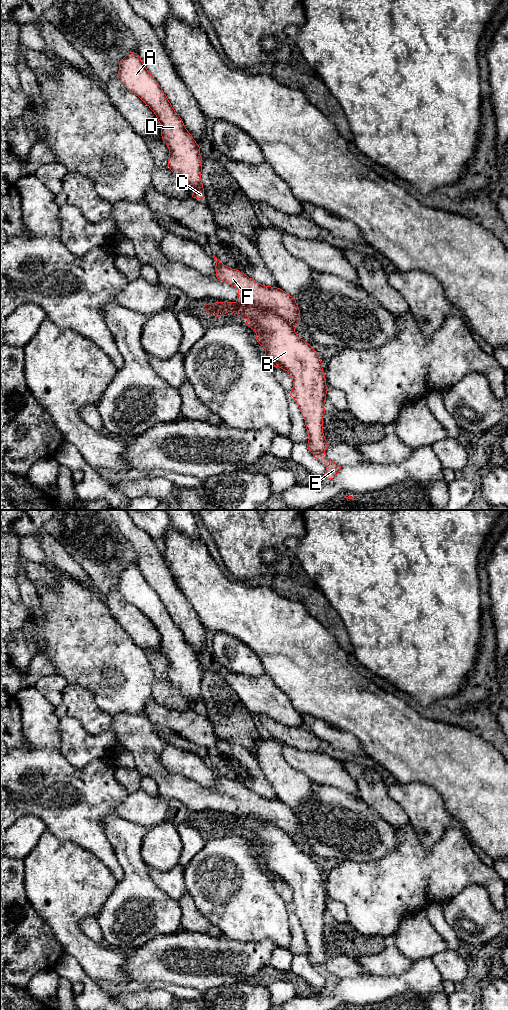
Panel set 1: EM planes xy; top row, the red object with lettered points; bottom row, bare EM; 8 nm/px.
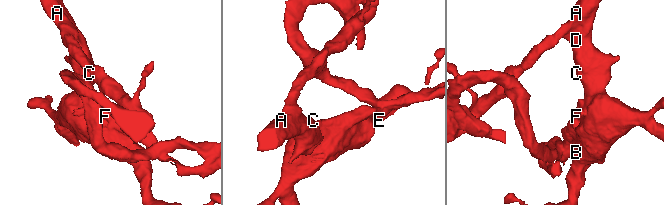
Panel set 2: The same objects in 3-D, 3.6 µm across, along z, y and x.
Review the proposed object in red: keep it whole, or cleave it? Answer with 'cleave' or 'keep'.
cleave

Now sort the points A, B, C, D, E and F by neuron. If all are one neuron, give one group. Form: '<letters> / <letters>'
A B C D E / F

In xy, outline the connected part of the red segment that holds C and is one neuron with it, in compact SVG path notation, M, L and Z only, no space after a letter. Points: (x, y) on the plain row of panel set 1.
M129 564L120 573L117 591L154 624L161 638L162 651L169 661L168 679L194 703L193 710L203 712L200 659L137 565Z

